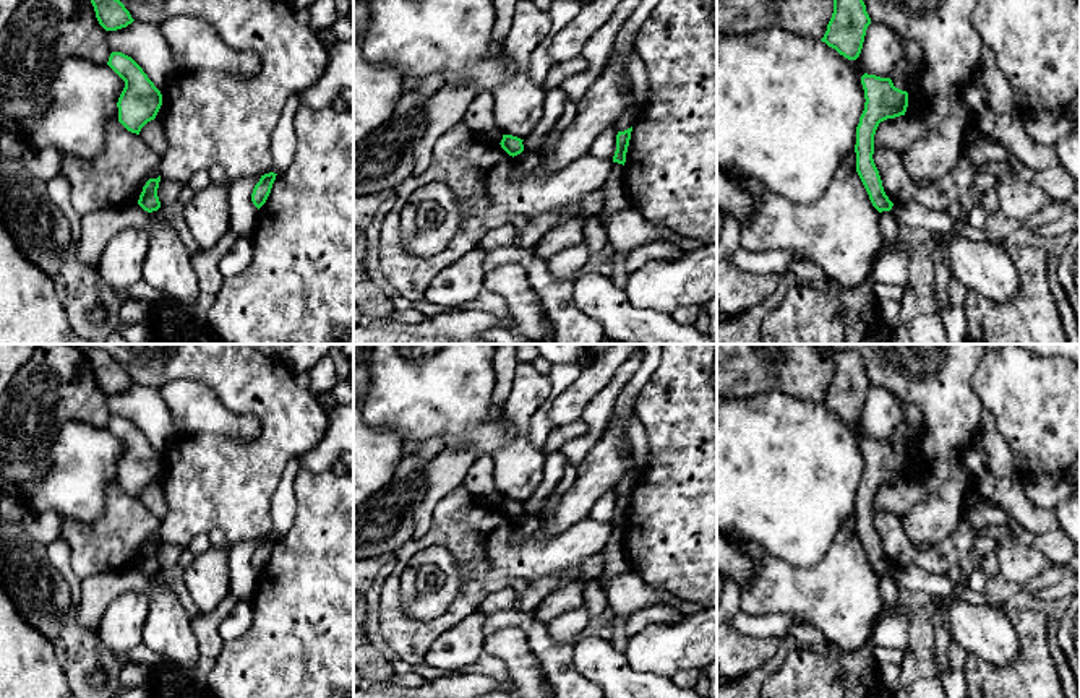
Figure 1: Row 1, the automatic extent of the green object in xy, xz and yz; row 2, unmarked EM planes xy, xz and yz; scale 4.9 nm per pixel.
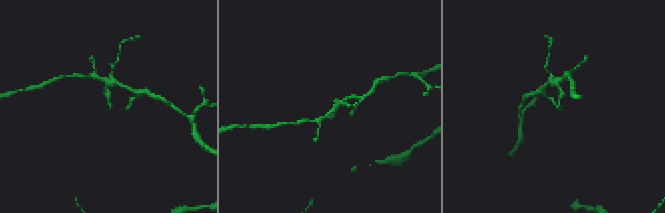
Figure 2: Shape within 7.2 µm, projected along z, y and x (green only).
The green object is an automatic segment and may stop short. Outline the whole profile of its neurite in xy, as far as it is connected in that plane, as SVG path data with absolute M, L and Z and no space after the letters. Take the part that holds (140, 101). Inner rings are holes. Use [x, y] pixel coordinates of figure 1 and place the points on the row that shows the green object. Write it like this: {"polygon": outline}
{"polygon": "M112 52L107 65L125 81L117 102L118 122L128 131L139 135L141 128L156 118L162 94L131 57Z"}

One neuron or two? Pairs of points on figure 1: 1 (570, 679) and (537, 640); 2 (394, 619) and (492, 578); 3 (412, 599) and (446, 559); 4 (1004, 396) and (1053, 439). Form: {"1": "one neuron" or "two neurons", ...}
{"1": "one neuron", "2": "one neuron", "3": "one neuron", "4": "one neuron"}

